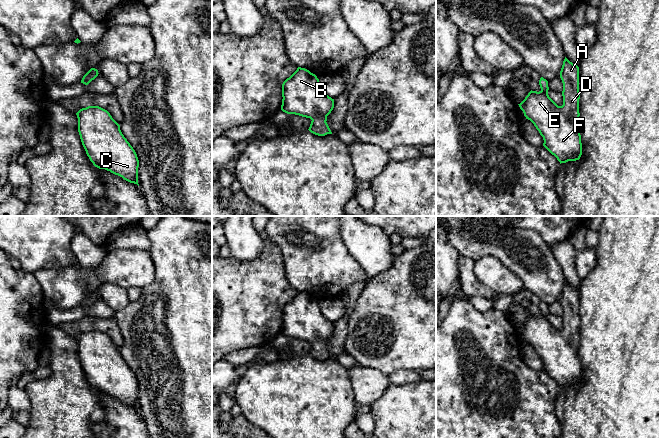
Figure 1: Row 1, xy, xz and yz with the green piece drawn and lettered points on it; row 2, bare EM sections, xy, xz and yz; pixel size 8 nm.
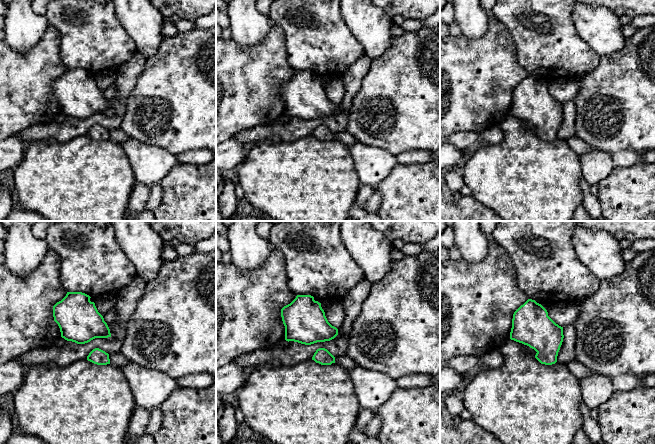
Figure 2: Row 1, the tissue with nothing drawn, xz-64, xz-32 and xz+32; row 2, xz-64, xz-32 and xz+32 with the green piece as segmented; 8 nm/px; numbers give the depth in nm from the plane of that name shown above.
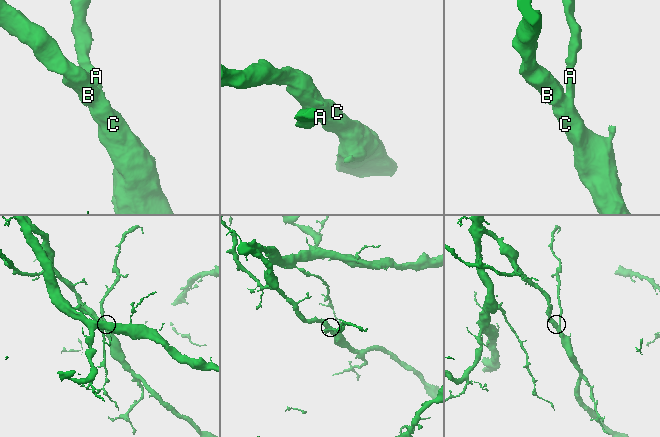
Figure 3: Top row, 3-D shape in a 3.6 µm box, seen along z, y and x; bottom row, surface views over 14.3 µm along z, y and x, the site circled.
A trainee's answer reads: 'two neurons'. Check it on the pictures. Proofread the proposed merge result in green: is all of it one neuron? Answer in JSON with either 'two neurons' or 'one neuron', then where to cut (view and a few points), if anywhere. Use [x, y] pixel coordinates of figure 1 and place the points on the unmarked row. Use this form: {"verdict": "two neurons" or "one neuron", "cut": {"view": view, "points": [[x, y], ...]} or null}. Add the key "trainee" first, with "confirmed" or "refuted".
{"trainee": "refuted", "verdict": "one neuron", "cut": null}

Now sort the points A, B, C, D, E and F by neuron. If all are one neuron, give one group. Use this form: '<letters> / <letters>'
A B C D E F

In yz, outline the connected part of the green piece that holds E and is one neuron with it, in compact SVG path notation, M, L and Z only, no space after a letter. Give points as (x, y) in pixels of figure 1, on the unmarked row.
M566 281L560 295L563 307L563 329L558 330L548 319L548 305L543 301L539 304L541 314L530 315L525 323L518 328L526 343L530 344L543 361L543 370L561 387L579 384L582 379L581 359L579 356L579 291Z

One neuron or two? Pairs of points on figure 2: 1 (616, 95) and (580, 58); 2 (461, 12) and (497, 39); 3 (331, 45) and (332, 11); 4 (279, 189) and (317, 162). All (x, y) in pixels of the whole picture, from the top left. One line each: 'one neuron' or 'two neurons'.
1: two neurons
2: two neurons
3: one neuron
4: one neuron

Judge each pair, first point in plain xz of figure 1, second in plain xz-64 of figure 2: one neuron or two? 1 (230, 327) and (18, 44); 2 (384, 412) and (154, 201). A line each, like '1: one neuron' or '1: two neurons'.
1: two neurons
2: two neurons

